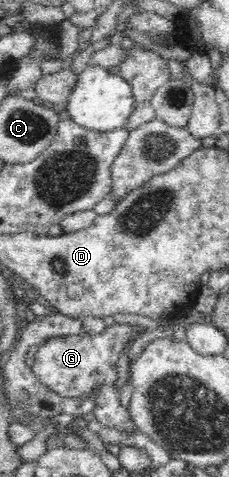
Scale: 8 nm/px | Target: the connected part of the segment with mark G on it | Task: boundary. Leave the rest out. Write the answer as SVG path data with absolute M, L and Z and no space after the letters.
M109 320L107 327L97 335L58 335L48 337L39 343L33 362L33 373L48 390L56 392L62 398L74 400L90 398L93 407L89 415L98 424L117 430L122 434L136 434L138 425L130 415L130 407L120 404L118 382L118 360L132 342L146 332L146 327L130 322L120 324Z

